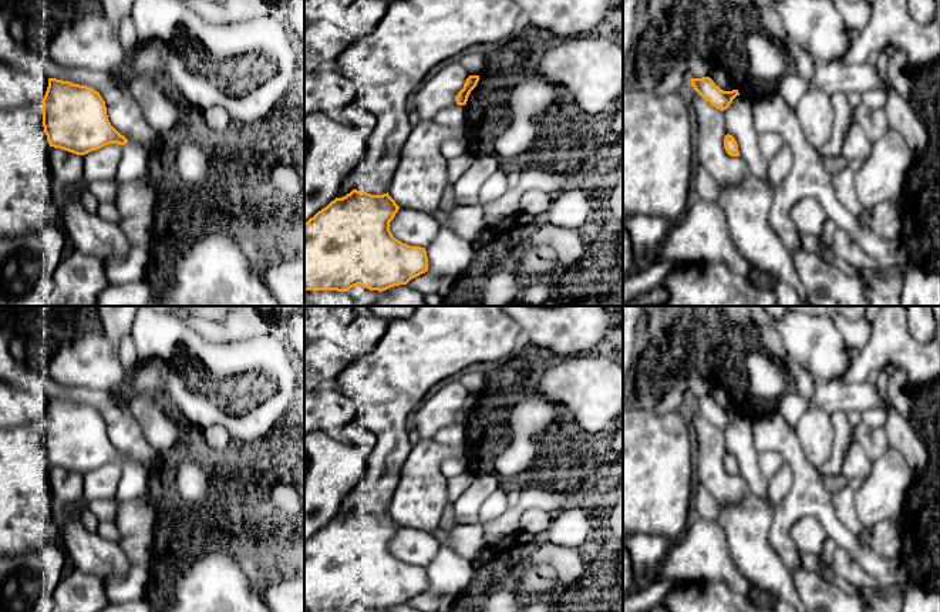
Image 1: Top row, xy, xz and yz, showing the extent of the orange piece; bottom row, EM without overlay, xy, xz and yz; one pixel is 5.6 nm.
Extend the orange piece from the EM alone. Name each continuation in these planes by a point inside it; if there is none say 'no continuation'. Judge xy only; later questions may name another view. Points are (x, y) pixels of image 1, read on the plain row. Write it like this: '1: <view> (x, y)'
1: xy (134, 483)

